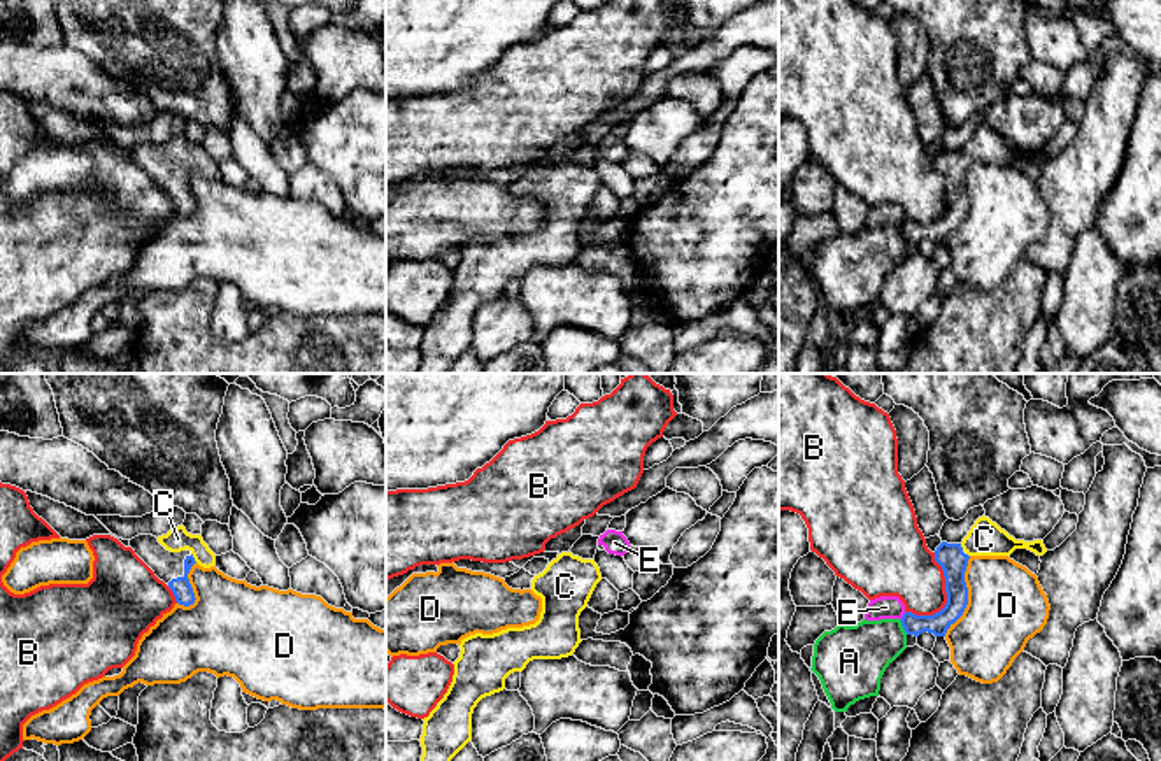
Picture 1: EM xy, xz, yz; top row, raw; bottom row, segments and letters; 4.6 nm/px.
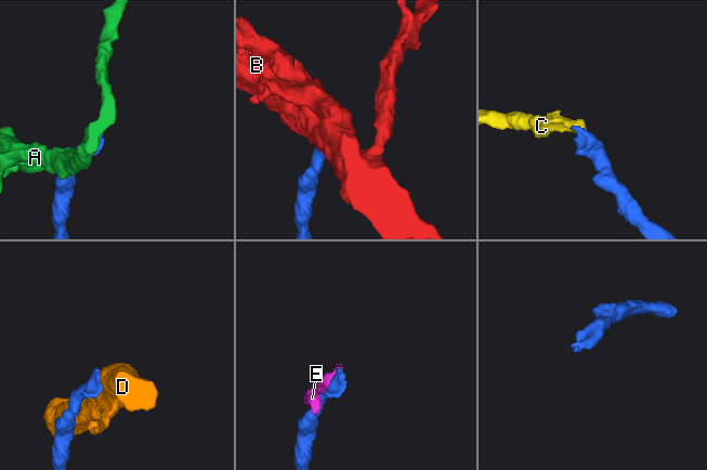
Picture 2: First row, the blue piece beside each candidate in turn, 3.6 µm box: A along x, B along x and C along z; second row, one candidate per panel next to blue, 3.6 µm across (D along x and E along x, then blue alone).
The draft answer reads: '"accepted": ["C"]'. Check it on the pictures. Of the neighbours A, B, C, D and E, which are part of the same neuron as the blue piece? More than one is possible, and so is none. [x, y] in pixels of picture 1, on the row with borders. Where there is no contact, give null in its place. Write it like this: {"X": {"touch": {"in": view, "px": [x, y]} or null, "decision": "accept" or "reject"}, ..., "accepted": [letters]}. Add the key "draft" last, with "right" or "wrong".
{"A": {"touch": {"in": "yz", "px": [902, 625]}, "decision": "reject"}, "B": {"touch": {"in": "yz", "px": [947, 598]}, "decision": "reject"}, "C": {"touch": {"in": "xy", "px": [193, 558]}, "decision": "accept"}, "D": {"touch": {"in": "yz", "px": [967, 597]}, "decision": "reject"}, "E": {"touch": {"in": "yz", "px": [904, 616]}, "decision": "reject"}, "accepted": ["C"], "draft": "right"}

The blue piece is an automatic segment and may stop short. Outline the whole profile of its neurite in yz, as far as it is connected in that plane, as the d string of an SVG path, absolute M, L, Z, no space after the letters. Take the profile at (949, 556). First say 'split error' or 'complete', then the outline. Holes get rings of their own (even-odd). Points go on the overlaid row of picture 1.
split error; M986 516L975 521L961 544L942 542L935 551L935 561L944 570L947 603L933 615L905 612L900 619L905 633L919 637L928 631L935 637L945 637L947 629L963 615L968 605L965 582L968 559L972 556L1010 556L1015 549L1028 549L1036 556L1047 552L1043 540L1015 540Z

